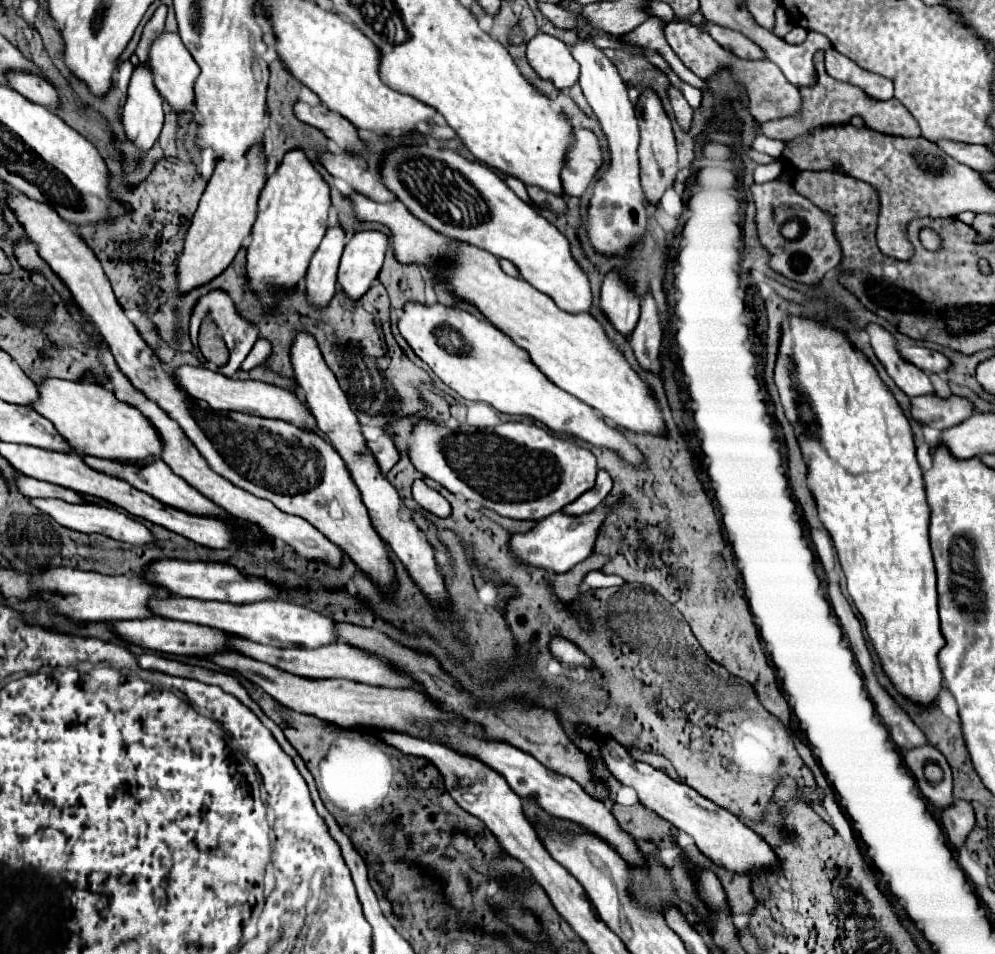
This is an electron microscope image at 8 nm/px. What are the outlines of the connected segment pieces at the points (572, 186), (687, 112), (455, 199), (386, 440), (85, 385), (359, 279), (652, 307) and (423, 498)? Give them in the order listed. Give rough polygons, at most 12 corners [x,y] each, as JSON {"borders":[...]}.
{"borders":[[[576,130],[562,186],[582,196],[602,166],[598,136]],[[670,88],[678,124],[690,128],[692,108],[676,88]],[[400,146],[384,184],[424,224],[592,310],[566,236],[498,174]],[[390,436],[370,442],[382,474],[398,462],[398,450]],[[44,380],[32,408],[80,454],[158,460],[138,408],[102,384]],[[350,234],[338,282],[358,300],[378,278],[390,238]],[[644,294],[632,348],[642,368],[658,370],[660,316]],[[422,480],[414,482],[412,498],[426,512],[448,518],[452,506]]]}

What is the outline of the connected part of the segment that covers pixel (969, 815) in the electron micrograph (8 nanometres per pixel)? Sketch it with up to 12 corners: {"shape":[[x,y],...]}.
{"shape":[[968,802],[942,810],[944,832],[960,850],[974,830],[974,810]]}

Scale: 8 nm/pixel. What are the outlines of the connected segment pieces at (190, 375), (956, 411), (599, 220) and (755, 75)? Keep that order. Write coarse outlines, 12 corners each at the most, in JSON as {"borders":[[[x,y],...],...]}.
{"borders":[[[206,366],[176,380],[214,410],[278,418],[318,432],[308,404],[282,386]],[[912,398],[912,416],[938,430],[976,408],[968,398]],[[578,36],[582,92],[610,146],[588,236],[624,254],[646,228],[638,118],[612,60]],[[770,60],[730,66],[764,124],[798,116],[802,96]]]}

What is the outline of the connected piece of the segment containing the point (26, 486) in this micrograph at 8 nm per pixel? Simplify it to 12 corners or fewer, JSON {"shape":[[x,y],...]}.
{"shape":[[20,476],[18,488],[30,498],[88,502],[80,492]]}

